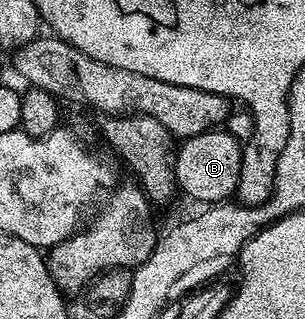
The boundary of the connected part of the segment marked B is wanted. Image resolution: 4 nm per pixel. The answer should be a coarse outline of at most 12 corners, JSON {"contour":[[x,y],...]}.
{"contour":[[225,129],[183,140],[177,188],[200,205],[231,198],[243,146]]}

